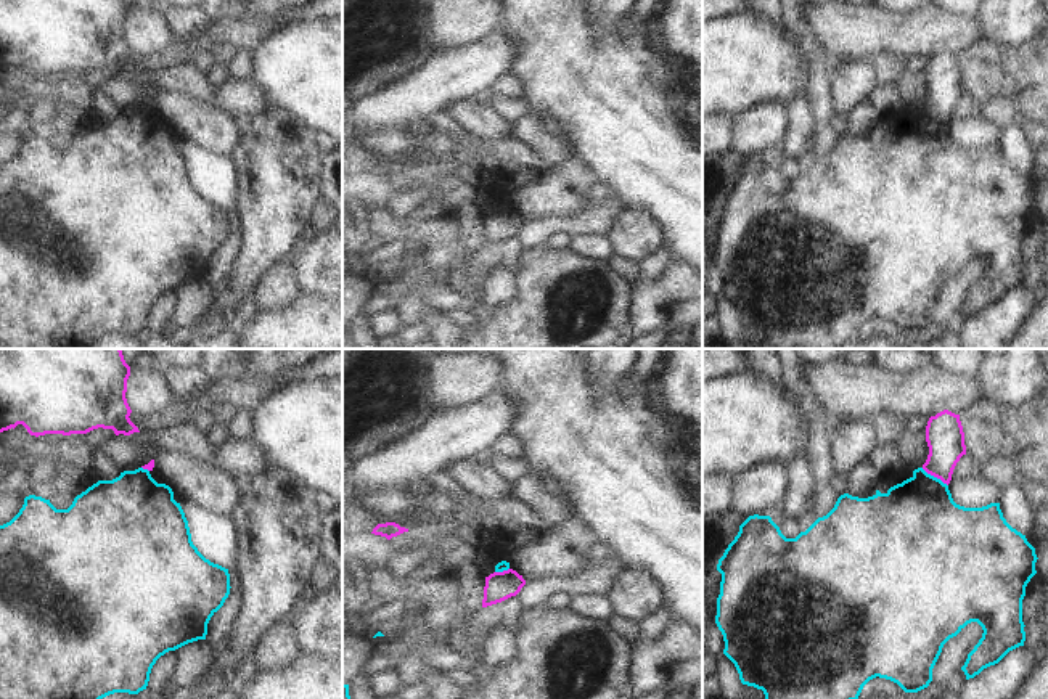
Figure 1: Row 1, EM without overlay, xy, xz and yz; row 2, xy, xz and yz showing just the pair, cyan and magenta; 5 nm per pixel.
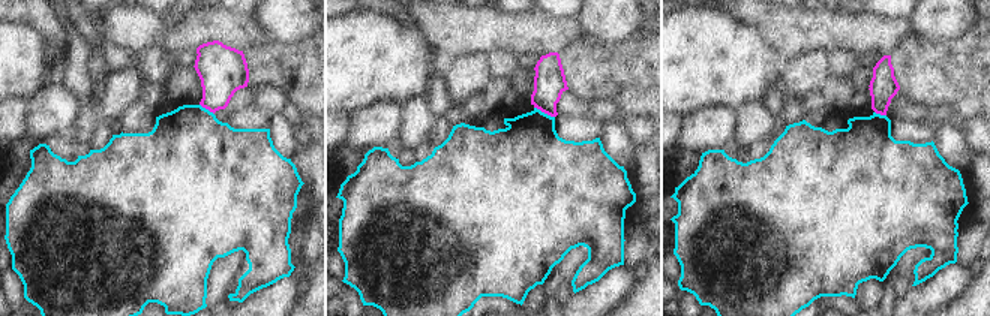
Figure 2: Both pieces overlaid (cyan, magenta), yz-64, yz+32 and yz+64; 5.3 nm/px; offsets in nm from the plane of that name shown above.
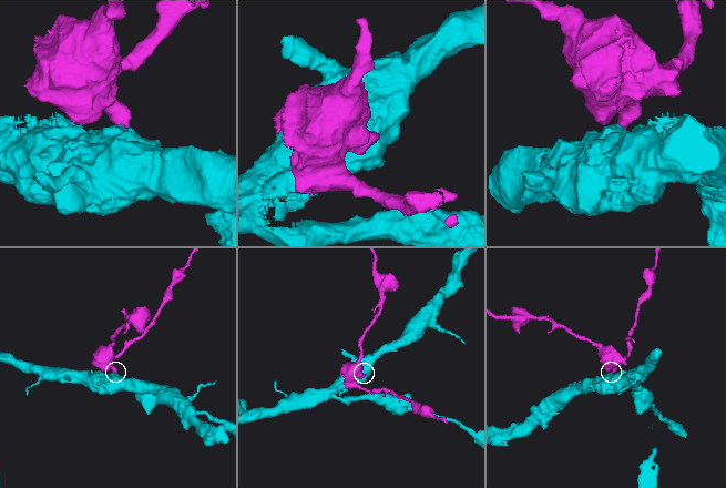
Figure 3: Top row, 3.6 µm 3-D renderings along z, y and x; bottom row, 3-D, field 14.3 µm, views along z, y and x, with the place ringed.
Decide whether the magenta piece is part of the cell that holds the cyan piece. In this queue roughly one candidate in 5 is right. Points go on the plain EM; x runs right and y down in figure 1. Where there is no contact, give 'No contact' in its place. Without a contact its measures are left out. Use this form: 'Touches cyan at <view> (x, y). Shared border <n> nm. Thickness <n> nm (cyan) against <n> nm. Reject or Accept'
Touches cyan at yz (933, 116). Shared border 160 nm. Thickness 420 nm (cyan) against 190 nm. Reject.

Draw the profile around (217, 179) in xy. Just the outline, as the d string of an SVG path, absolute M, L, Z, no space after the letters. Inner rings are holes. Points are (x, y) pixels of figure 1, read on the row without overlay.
M191 140L180 143L198 191L225 209L239 206L239 170L233 156L217 156Z

